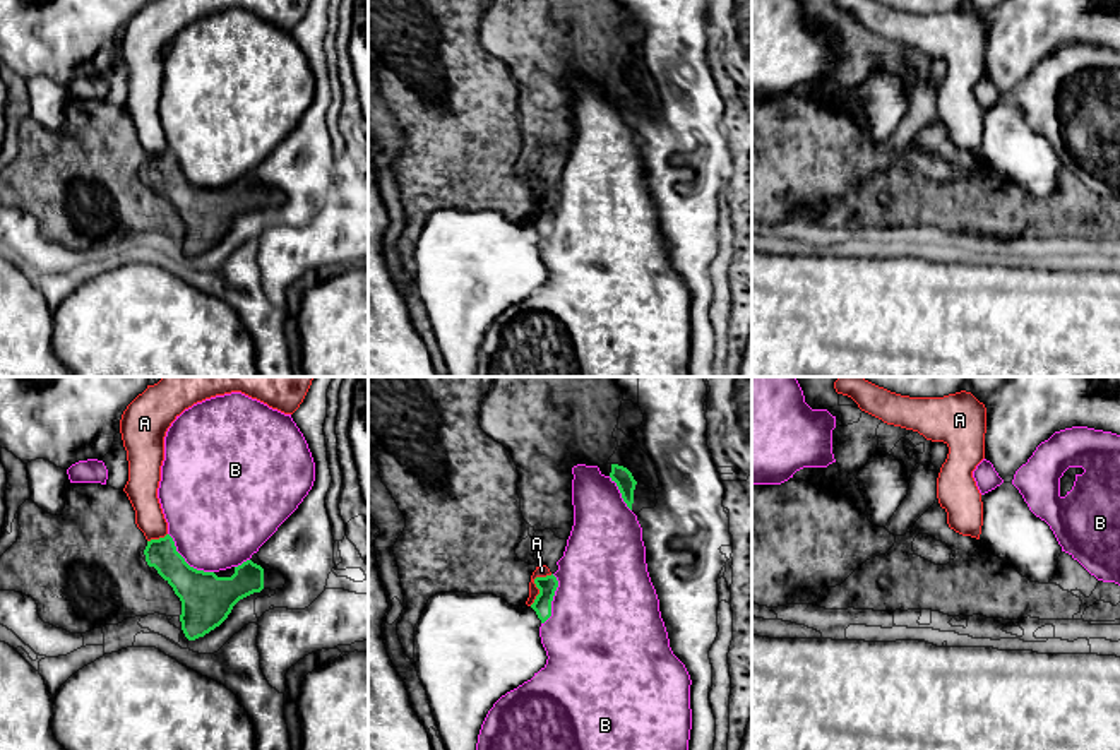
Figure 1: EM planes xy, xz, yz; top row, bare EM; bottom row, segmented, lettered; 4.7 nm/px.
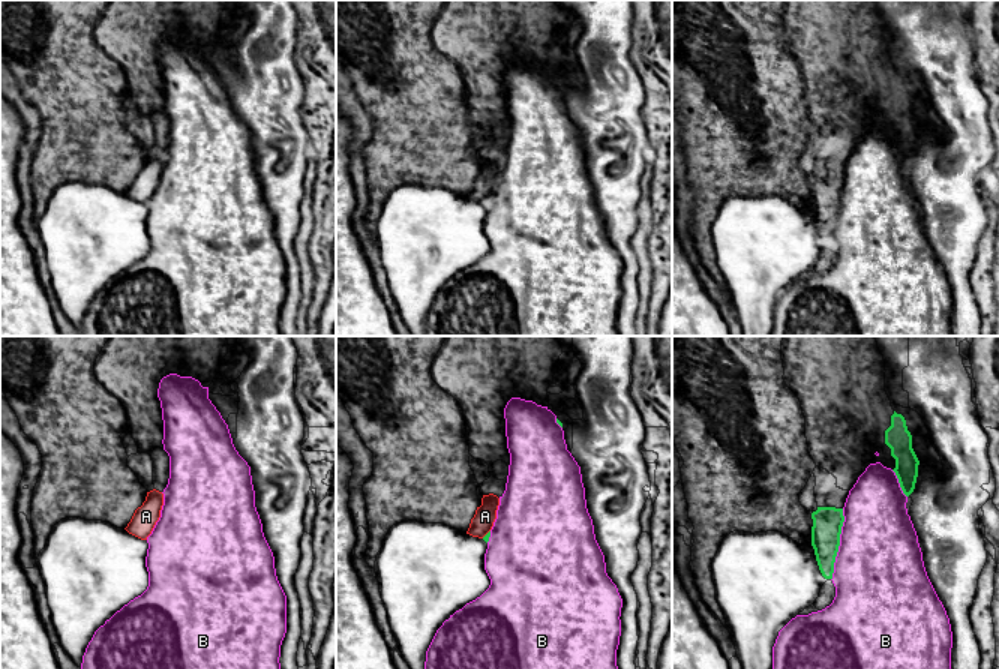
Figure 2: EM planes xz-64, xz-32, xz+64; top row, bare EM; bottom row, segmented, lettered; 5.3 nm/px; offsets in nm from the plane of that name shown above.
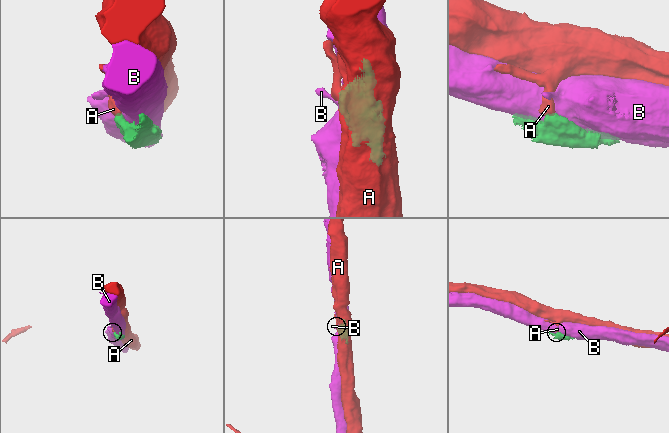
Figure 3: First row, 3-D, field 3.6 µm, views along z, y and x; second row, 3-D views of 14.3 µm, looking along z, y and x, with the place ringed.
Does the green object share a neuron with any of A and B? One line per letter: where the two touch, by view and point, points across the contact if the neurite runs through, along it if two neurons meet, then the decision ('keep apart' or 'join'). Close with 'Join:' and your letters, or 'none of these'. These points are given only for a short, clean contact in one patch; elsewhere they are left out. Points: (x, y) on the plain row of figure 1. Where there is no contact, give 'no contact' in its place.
A: contact xz (535, 199); border xz (552, 190), (535, 196), (538, 211), (530, 221); keep apart
B: contact xy (184, 177); keep apart
Join: none of these

